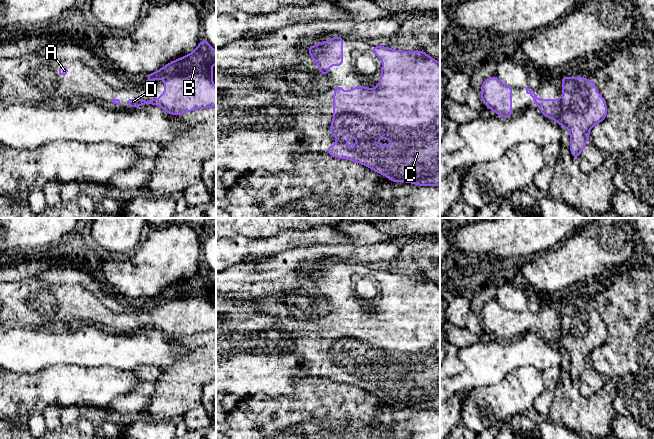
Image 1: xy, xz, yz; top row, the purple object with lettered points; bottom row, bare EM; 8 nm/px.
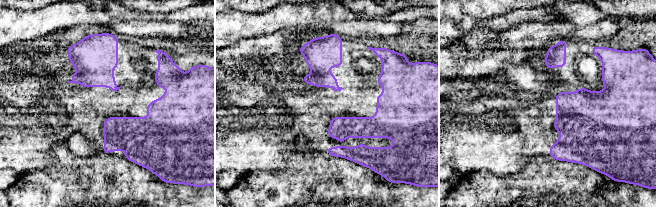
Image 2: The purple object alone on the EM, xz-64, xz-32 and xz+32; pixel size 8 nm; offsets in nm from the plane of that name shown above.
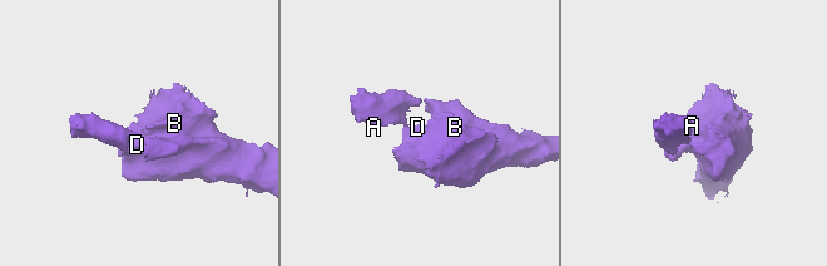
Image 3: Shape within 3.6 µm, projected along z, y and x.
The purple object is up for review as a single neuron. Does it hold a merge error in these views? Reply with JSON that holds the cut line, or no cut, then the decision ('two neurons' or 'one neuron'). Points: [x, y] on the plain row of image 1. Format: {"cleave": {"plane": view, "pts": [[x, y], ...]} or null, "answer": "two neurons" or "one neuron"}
{"cleave": null, "answer": "one neuron"}

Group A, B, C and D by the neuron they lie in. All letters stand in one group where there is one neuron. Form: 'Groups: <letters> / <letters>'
Groups: A B C D

